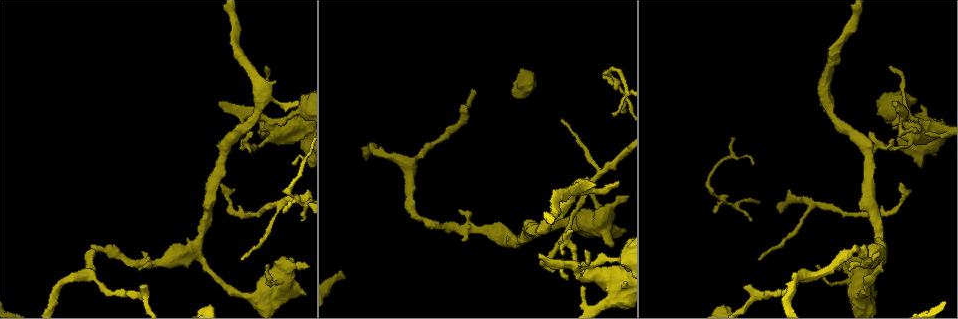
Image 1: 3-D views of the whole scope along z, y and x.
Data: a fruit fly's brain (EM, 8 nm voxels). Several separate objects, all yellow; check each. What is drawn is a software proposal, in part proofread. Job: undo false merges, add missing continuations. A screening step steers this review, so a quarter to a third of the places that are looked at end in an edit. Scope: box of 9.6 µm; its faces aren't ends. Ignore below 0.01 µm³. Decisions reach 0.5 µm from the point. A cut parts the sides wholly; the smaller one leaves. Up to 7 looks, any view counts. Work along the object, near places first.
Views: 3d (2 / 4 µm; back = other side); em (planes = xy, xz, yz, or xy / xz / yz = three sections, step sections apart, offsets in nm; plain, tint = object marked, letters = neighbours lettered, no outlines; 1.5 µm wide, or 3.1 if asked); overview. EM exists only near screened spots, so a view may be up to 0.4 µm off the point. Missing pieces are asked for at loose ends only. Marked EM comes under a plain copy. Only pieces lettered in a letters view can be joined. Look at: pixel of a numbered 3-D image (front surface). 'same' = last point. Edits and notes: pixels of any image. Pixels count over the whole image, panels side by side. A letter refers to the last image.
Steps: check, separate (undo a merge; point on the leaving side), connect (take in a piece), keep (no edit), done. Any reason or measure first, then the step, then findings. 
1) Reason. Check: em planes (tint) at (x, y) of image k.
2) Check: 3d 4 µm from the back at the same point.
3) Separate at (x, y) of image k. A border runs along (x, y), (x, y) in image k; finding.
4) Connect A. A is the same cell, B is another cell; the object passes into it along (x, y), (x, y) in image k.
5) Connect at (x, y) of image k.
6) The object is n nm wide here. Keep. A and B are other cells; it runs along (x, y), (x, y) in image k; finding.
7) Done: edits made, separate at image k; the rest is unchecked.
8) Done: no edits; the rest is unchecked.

An open end. Check: 3d 4 µm at (299, 104) of image 1.

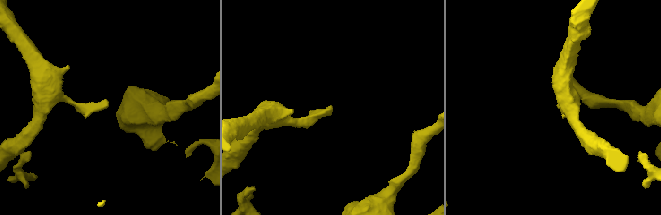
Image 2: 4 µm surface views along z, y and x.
Now the EM. Check: em planes (letters) at (332, 107) of image 2.

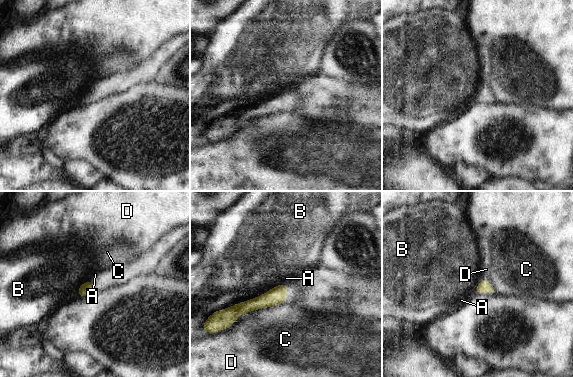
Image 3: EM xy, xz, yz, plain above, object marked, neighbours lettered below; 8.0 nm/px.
Keep. A, B, C and D are other cells; it runs along (284, 287), (271, 298), (231, 310) in image 3; no lettered piece goes on from it.

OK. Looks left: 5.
A narrow waist. Check: em yz step 4 (tint) at (115, 293) of image 1.

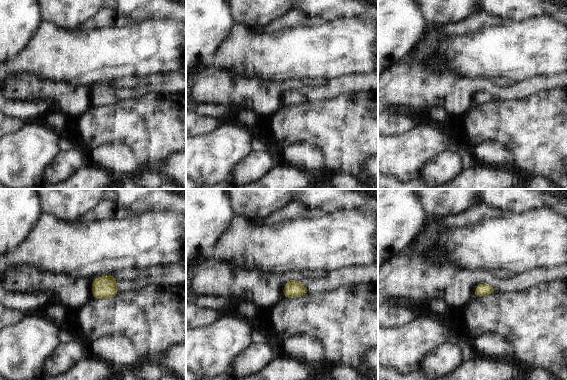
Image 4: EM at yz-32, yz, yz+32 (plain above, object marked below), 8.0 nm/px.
Another direction. Check: em planes (letters) at the same point.

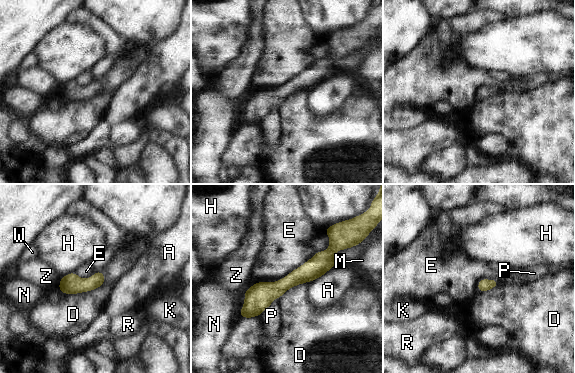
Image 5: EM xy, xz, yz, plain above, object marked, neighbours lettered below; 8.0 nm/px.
Keep. A, D, E, H, K, M, N, P, R, W and Z are other cells; it runs along (336, 246), (243, 313) in image 5; continuous, no second cell.

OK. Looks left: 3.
Tapers out. Check: em xz step 4 (letters) at (283, 209) of image 1.

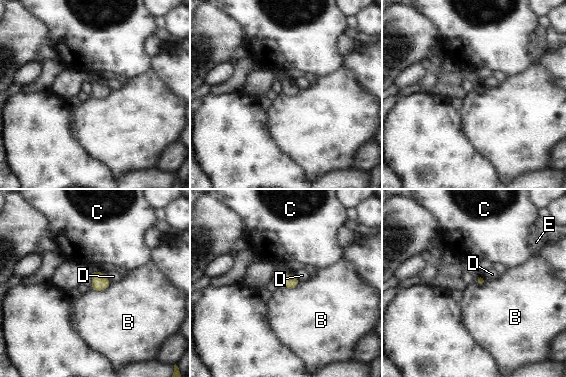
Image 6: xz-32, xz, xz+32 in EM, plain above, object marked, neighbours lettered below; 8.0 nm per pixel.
The object is 70 nm wide here. Keep. B, C, D and E are other cells; a border runs along (111, 283), (102, 290), (90, 288) in image 6; no lettered piece goes on from it.

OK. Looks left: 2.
Done: no edits; the rest is unchecked.

